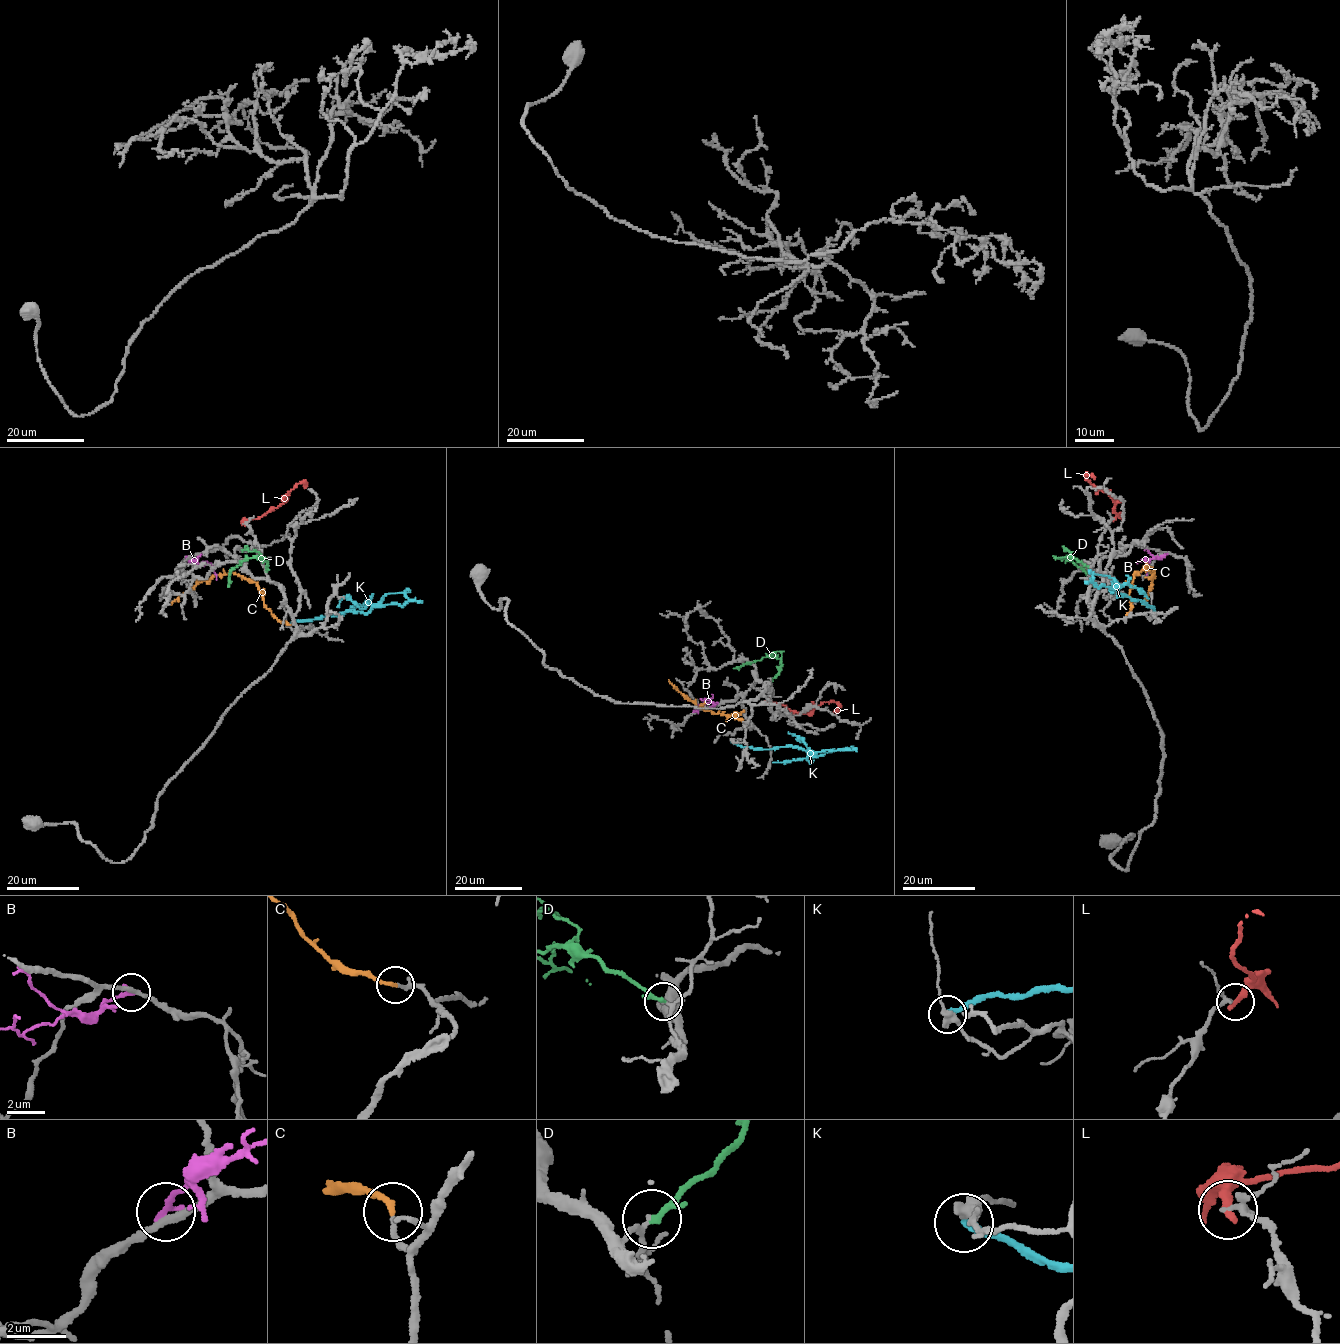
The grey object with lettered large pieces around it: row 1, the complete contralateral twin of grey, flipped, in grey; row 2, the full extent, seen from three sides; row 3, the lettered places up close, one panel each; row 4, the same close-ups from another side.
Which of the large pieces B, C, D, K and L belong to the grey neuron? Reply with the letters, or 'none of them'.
C

